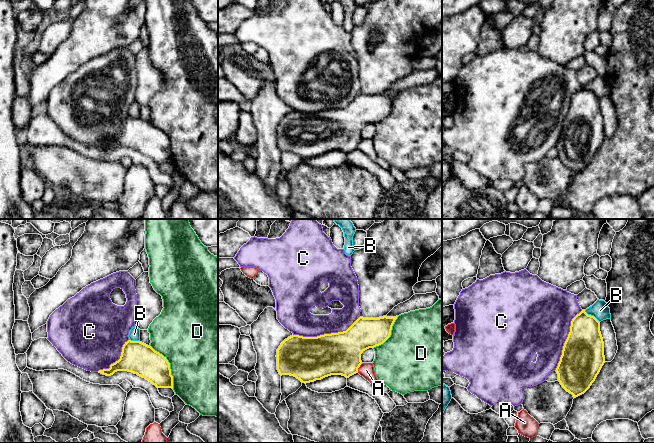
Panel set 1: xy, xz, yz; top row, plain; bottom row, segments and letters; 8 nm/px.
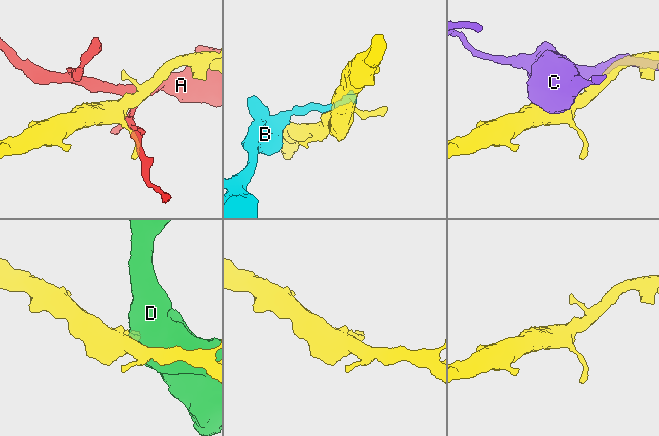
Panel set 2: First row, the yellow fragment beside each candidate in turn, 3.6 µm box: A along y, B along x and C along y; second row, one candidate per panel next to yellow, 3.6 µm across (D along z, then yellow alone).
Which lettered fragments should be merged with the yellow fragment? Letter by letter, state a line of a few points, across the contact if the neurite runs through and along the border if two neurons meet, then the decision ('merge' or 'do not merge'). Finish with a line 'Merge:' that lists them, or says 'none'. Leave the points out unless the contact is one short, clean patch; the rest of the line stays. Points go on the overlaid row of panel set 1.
A: do not merge
B: do not merge
C: do not merge
D: do not merge
Merge: none

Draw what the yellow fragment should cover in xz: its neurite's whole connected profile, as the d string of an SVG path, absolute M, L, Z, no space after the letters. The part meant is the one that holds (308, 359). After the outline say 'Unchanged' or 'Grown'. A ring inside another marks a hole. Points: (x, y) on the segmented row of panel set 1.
M359 317L343 332L317 337L292 335L277 349L277 370L281 376L294 376L305 384L331 375L349 378L358 373L361 354L390 337L397 317Z. Unchanged

